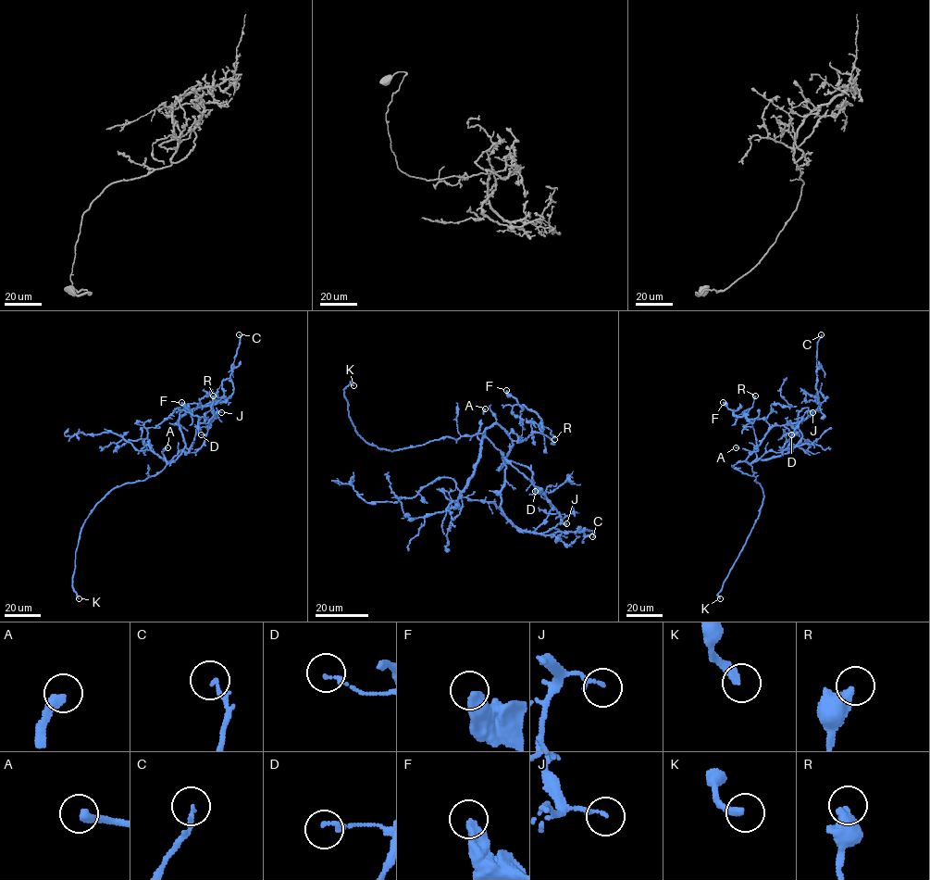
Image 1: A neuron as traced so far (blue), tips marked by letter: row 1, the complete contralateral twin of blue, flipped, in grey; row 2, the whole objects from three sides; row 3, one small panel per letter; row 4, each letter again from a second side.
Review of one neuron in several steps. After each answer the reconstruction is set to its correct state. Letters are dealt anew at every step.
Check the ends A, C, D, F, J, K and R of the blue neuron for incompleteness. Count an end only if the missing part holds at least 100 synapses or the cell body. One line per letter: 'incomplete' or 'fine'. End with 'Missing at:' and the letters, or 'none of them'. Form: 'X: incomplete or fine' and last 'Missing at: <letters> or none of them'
A: incomplete
C: fine
D: fine
F: fine
J: fine
K: incomplete
R: fine
Missing at: A, K

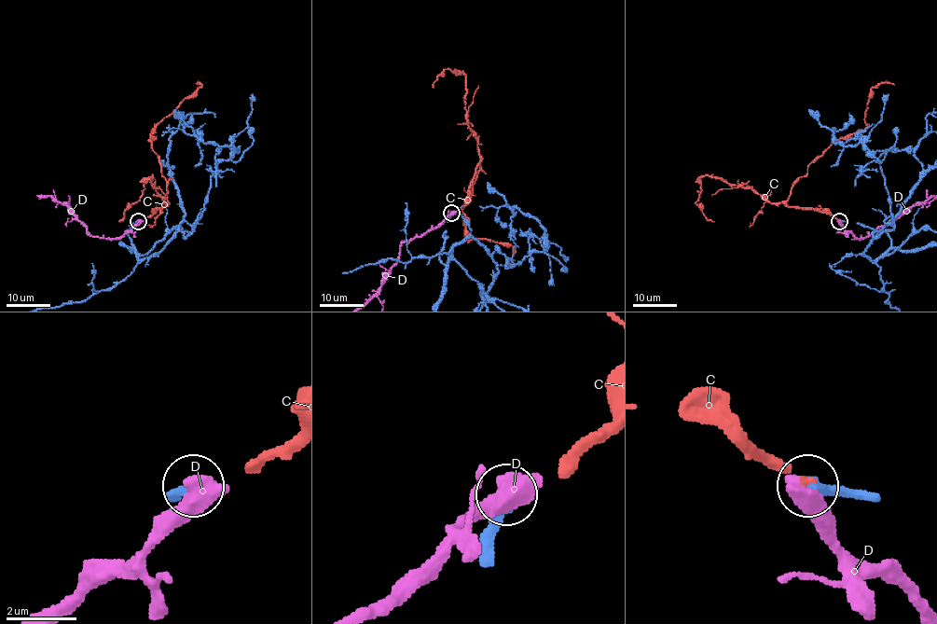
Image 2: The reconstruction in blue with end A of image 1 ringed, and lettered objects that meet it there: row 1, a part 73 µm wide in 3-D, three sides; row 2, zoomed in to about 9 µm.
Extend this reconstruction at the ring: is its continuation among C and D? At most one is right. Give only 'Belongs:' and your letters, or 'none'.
Belongs: C

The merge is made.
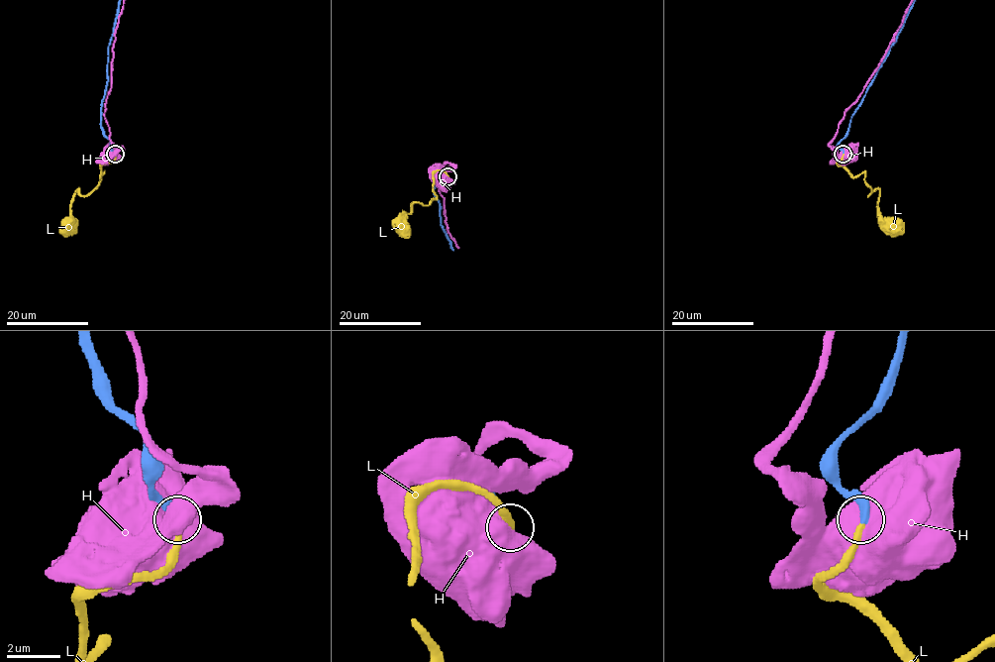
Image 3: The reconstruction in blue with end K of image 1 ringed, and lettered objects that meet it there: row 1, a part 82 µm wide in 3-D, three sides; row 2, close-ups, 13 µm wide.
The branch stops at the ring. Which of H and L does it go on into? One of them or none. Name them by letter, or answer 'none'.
L

